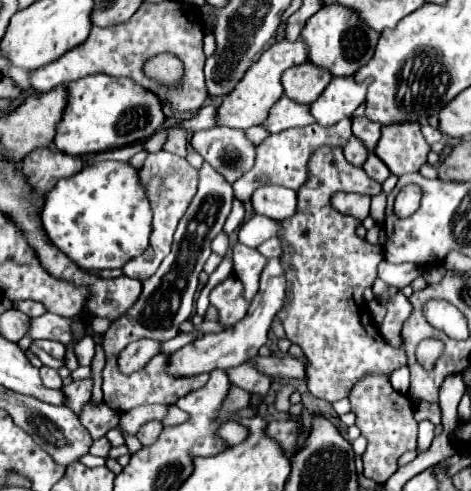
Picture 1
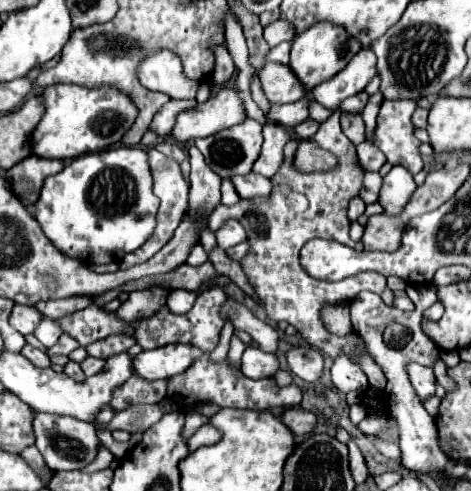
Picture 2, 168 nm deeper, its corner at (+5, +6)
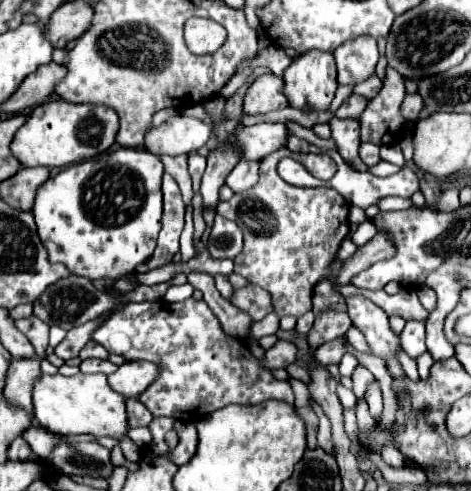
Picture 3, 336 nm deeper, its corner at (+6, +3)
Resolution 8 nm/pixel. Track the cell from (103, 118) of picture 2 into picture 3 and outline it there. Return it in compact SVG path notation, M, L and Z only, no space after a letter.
M53 99L33 109L27 123L15 133L11 151L23 167L65 167L107 151L115 143L117 129L119 117L115 109L107 105L69 103L63 99Z

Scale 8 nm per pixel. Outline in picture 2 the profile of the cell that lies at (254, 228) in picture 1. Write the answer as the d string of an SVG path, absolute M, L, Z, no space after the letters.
M226 220L218 232L216 232L216 242L220 248L230 248L230 246L236 246L240 242L246 240L246 232L242 228L242 224L238 220Z

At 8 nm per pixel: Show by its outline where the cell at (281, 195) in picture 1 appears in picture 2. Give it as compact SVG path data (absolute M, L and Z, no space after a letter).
M248 172L248 174L236 174L230 178L236 192L240 194L240 198L256 198L256 196L270 196L270 190L272 190L272 184L268 182L268 178L264 178L262 174L254 174L254 172Z

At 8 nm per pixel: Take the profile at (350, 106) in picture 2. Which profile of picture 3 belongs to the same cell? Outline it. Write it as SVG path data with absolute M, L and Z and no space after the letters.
M373 75L373 77L369 77L367 81L357 83L357 85L353 87L353 93L355 93L355 95L361 95L361 97L365 97L365 99L373 99L379 91L381 91L381 81L379 81L377 75Z

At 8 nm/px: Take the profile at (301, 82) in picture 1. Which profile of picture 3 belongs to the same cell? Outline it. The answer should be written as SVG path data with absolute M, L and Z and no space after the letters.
M273 73L259 75L245 95L243 113L269 113L289 107L289 99L283 93L283 77Z

